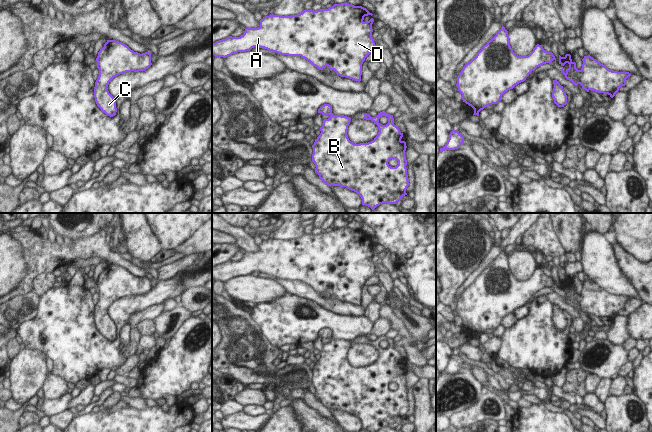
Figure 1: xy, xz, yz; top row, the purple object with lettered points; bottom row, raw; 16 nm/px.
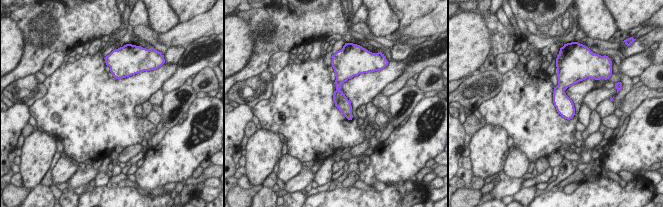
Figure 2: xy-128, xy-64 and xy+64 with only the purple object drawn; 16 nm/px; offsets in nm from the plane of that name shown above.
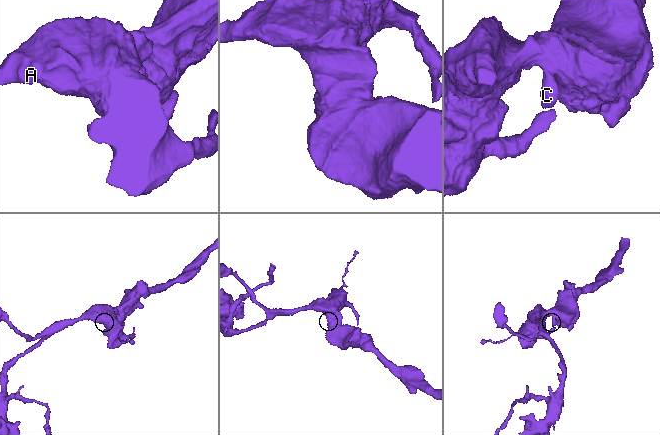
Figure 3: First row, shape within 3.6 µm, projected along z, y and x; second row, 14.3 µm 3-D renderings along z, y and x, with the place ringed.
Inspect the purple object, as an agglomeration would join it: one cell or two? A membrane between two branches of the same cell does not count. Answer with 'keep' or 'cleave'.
keep

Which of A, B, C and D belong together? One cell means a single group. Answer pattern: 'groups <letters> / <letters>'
groups A B C D

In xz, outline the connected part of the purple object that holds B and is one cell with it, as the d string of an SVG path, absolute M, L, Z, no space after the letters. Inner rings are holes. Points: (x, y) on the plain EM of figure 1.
M324 328L318 333L318 337L329 339L328 343L323 344L320 351L320 359L315 363L312 369L312 385L315 388L315 397L328 410L340 410L356 416L362 423L362 429L370 432L376 432L380 428L396 428L407 419L406 413L409 410L407 399L407 384L405 381L406 366L402 365L403 357L394 348L393 339L380 336L377 340L371 341L364 338L364 343L374 346L379 353L378 359L373 365L368 367L354 368L347 359L348 350L351 342L342 339L334 339L332 330ZM382 340L388 342L388 347L382 349L379 343ZM390 383L396 383L398 389L391 391L388 386Z

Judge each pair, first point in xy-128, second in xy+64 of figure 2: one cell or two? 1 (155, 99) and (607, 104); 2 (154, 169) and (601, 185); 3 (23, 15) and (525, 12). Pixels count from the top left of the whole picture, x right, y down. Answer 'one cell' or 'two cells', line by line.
1: one cell
2: two cells
3: two cells

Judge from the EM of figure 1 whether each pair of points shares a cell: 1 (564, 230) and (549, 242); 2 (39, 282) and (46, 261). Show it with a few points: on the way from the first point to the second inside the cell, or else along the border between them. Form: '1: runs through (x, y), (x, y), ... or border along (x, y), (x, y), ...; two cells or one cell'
1: border along (551, 223), (554, 233), (565, 250); two cells
2: border along (53, 272), (40, 273), (34, 279), (33, 290); two cells

